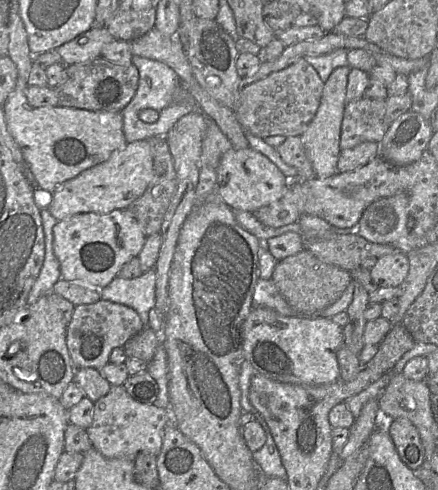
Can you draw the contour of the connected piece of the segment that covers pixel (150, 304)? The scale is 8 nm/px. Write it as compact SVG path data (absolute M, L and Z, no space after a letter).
M154 268L132 279L116 276L100 289L101 299L119 303L134 309L144 327L149 325L149 311L155 307L156 273Z

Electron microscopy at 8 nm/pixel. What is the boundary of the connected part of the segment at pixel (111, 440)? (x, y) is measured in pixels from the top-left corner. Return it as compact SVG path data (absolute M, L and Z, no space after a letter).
M112 386L108 394L94 403L92 424L86 429L92 448L110 459L134 461L141 452L158 456L164 429L171 421L165 409L135 401L123 386Z

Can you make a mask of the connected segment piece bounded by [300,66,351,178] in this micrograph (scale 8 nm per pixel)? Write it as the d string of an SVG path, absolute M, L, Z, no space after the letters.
M342 66L334 69L330 74L328 80L324 82L319 108L306 130L300 135L306 156L312 165L314 176L317 178L327 178L339 173L337 172L337 162L341 151L341 125L350 70L350 66Z

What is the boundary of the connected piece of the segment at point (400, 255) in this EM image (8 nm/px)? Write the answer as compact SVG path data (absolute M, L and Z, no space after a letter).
M396 251L379 257L370 269L373 283L379 288L400 287L409 272L407 253Z

